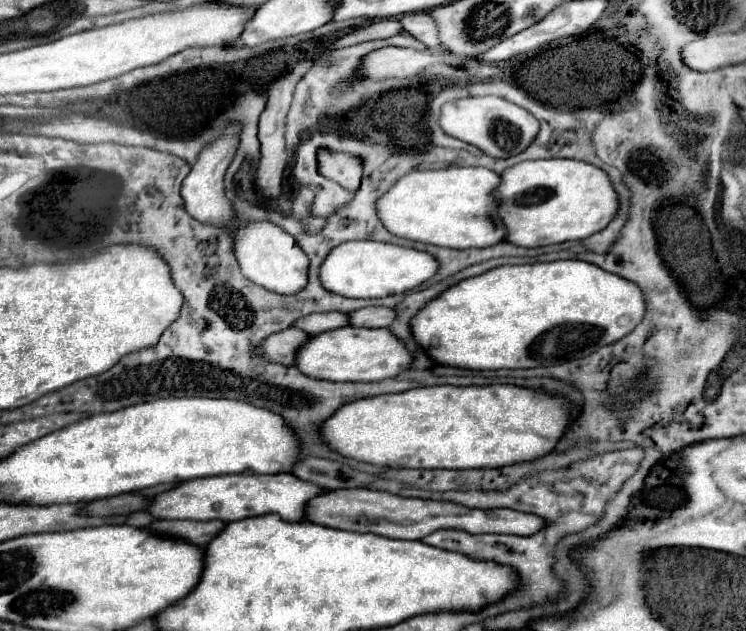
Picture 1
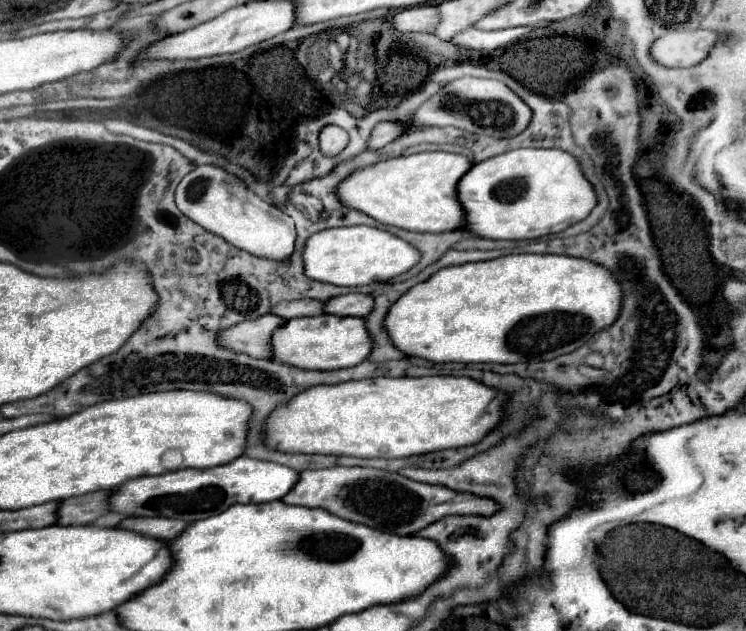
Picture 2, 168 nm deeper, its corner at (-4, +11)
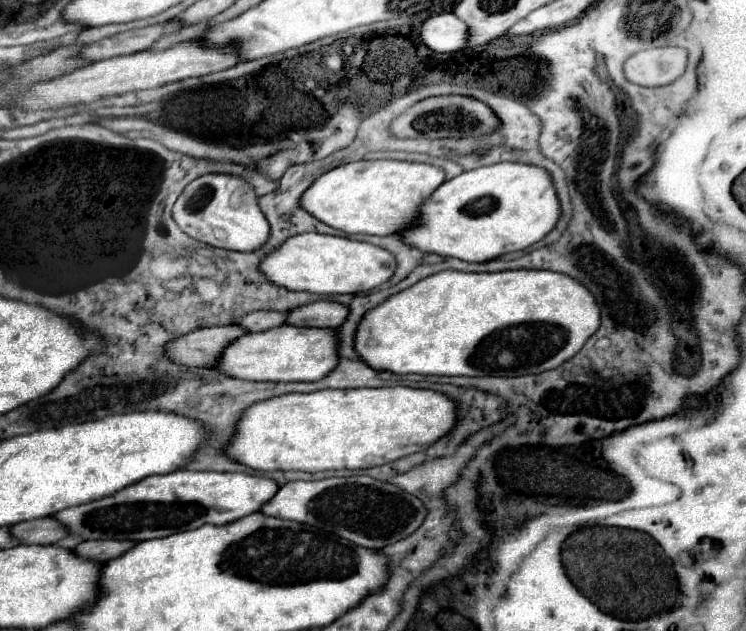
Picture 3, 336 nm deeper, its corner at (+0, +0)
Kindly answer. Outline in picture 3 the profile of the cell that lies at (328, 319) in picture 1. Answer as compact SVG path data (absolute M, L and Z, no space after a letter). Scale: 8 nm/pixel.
M251 311L249 315L243 315L237 325L245 327L247 331L265 331L271 327L279 327L285 323L285 313L279 311Z

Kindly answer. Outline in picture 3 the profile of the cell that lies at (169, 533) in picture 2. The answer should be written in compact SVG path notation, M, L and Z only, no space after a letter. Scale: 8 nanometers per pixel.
M83 541L79 543L73 553L83 557L83 559L89 559L89 561L95 561L95 563L105 563L109 559L115 559L119 555L123 555L125 551L131 549L131 541Z

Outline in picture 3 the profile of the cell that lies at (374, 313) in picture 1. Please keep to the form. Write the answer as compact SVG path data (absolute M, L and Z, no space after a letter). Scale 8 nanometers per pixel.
M313 301L307 303L305 307L295 307L287 311L287 325L297 325L297 327L329 327L335 329L339 327L349 309L341 303L335 301Z

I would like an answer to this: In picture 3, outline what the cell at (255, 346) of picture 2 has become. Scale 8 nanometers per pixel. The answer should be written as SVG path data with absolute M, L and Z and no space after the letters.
M239 325L203 327L165 345L165 357L185 367L213 367L225 345L247 333Z

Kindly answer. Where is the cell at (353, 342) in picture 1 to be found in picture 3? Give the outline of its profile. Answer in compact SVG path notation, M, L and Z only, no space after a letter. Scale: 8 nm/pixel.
M293 325L273 327L261 333L245 333L229 343L217 371L251 381L319 381L337 365L337 337L333 329L301 329Z

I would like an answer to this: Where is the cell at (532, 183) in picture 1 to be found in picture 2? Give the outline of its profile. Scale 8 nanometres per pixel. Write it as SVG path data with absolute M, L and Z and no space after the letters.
M519 148L475 164L459 182L459 200L467 214L467 230L481 238L493 240L535 240L541 236L563 232L565 228L585 220L597 206L597 192L587 180L581 162L563 150Z

